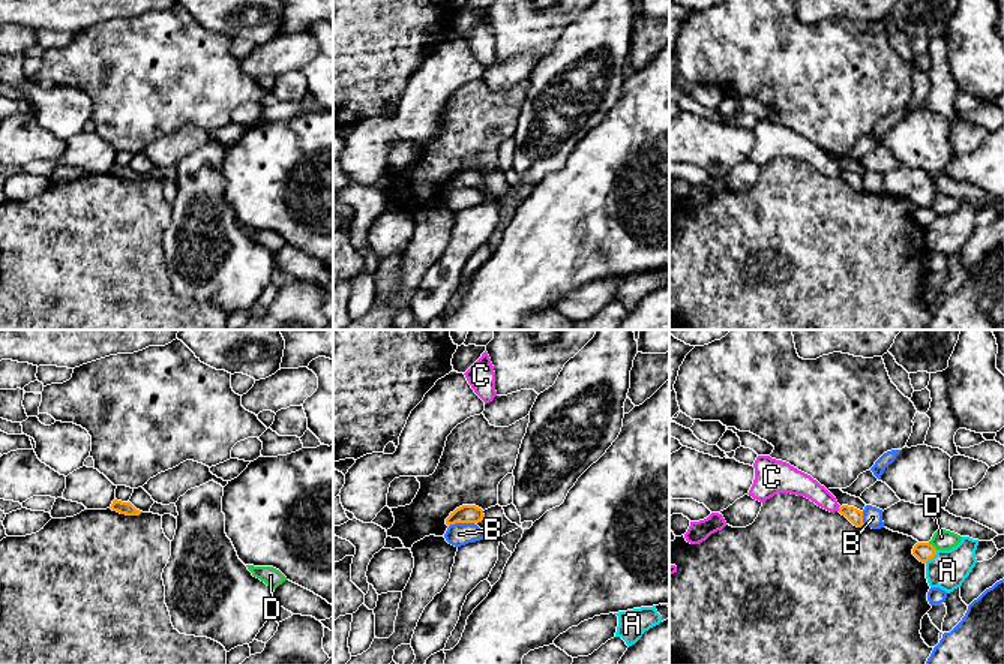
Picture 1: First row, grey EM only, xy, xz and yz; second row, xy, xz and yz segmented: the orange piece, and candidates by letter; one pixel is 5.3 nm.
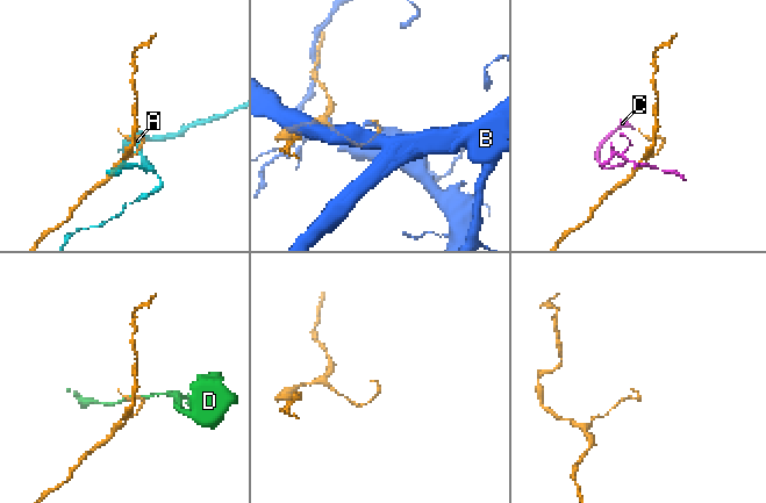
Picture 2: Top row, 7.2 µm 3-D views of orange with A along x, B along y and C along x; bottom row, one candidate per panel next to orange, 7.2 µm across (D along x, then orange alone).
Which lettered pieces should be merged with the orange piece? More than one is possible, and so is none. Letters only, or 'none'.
none

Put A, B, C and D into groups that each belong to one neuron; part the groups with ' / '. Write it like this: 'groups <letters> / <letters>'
groups A / B / C / D

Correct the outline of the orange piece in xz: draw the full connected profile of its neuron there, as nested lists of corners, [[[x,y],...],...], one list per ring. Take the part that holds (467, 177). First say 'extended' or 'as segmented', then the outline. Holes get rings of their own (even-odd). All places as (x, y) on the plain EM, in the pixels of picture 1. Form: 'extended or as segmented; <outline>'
as segmented; [[[462,169],[456,172],[450,180],[446,183],[446,189],[455,187],[479,187],[485,181],[483,174],[476,169]]]

